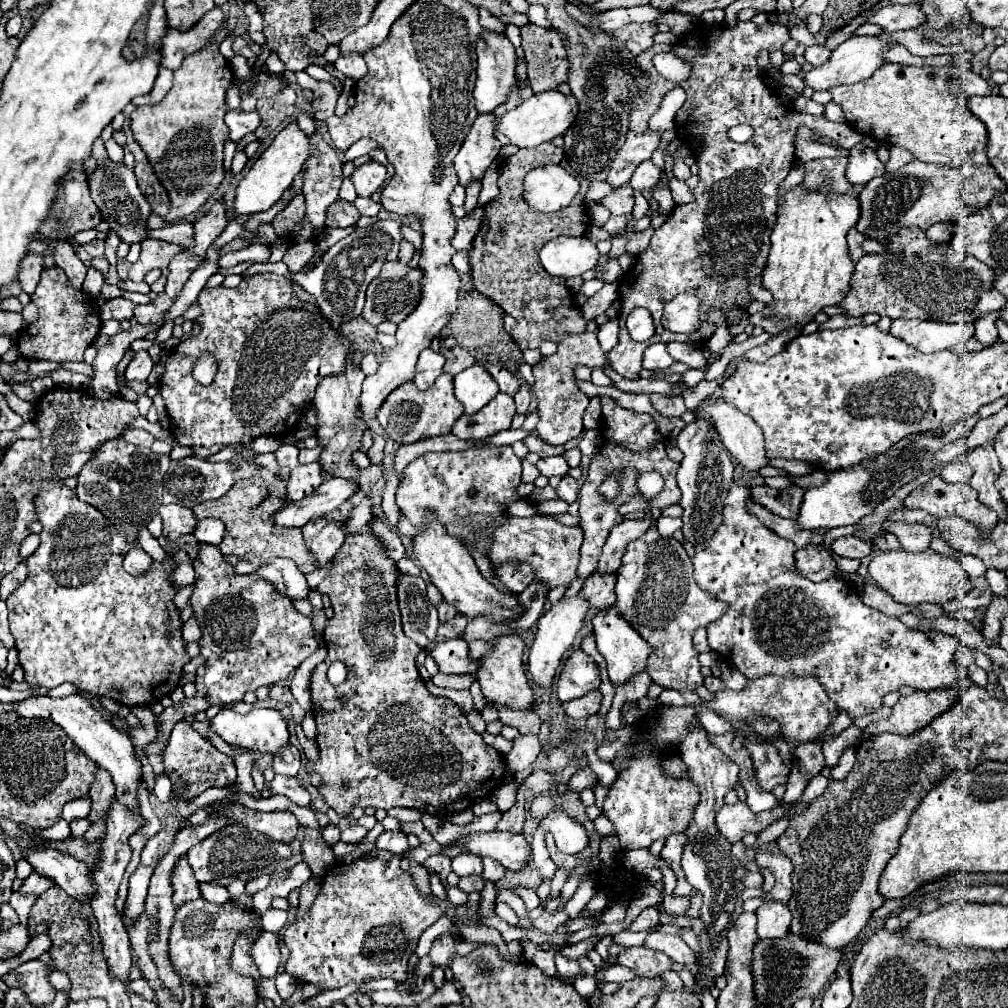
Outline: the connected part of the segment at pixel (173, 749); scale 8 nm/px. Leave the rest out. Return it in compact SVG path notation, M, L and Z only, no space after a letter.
M182 720L172 728L170 734L170 742L168 748L164 752L164 766L166 766L166 774L170 776L172 782L176 782L176 778L188 778L188 794L184 794L186 800L192 800L194 796L202 794L204 790L208 790L210 786L218 786L224 788L228 784L232 784L236 780L236 766L234 760L222 752L218 752L206 738L202 738L190 722Z

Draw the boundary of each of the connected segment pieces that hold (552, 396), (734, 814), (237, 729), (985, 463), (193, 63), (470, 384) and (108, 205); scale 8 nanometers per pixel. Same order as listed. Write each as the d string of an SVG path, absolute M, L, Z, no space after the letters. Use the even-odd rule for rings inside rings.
M582 332L582 334L564 334L558 342L558 350L552 356L540 358L534 366L534 396L538 400L536 414L538 414L538 424L536 424L536 434L540 440L548 442L550 446L562 446L564 442L578 438L580 432L584 430L582 426L582 416L588 406L588 396L578 388L576 378L574 378L574 368L578 364L586 366L604 366L604 352L596 340L594 332Z
M736 802L732 806L724 804L716 814L716 828L724 838L728 838L730 844L734 844L734 842L742 840L744 834L760 832L766 826L770 826L774 820L784 816L786 808L788 808L788 804L780 804L772 812L754 814L744 802Z
M230 704L222 706L220 712L210 720L212 730L228 744L232 746L240 746L244 750L258 750L258 752L270 752L276 754L286 742L288 742L288 728L286 728L286 720L282 718L282 714L278 710L272 708L254 708L248 714L238 714L236 710L232 710Z
M992 442L976 446L976 448L972 448L968 452L968 464L974 470L974 478L972 478L970 486L974 490L978 490L980 502L984 502L992 510L996 510L998 518L1004 520L1006 518L1006 506L1004 506L1002 498L1000 498L1000 492L994 486L996 474L1000 474L1000 464L998 464L994 448L990 444Z
M212 40L202 50L184 58L182 66L174 72L174 86L162 102L140 106L130 116L134 140L142 146L156 176L170 194L172 204L166 216L168 222L198 212L224 178L222 148L228 138L228 126L224 124L224 94L232 78L228 60L220 54L218 42Z
M474 364L454 376L454 396L464 406L464 414L476 414L498 392L494 378L482 368Z
M106 160L104 168L96 168L96 172L90 176L90 192L92 192L92 200L96 202L96 206L102 212L102 218L118 232L122 242L140 242L144 236L140 232L146 232L146 218L150 214L150 204L146 202L146 198L142 196L134 172L130 172L124 164L112 164L110 160Z

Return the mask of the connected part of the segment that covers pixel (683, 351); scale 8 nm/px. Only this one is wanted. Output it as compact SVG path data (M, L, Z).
M668 342L668 352L674 360L684 362L692 368L704 368L708 366L708 358L704 356L702 348L698 344L684 344L684 342Z

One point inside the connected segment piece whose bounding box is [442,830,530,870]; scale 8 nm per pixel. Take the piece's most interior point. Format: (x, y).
(510, 849)

